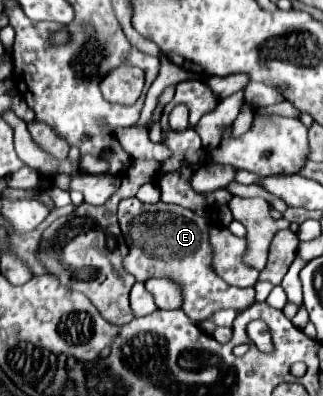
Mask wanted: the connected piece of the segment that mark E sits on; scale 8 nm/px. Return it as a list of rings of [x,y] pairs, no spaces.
[[[123,199],[119,203],[119,227],[125,233],[129,247],[123,259],[125,271],[137,281],[145,283],[151,277],[167,277],[181,287],[181,309],[191,321],[209,319],[221,309],[235,309],[243,313],[253,303],[253,287],[233,287],[213,271],[213,251],[209,243],[209,221],[191,209],[167,203],[141,203],[139,199]]]

